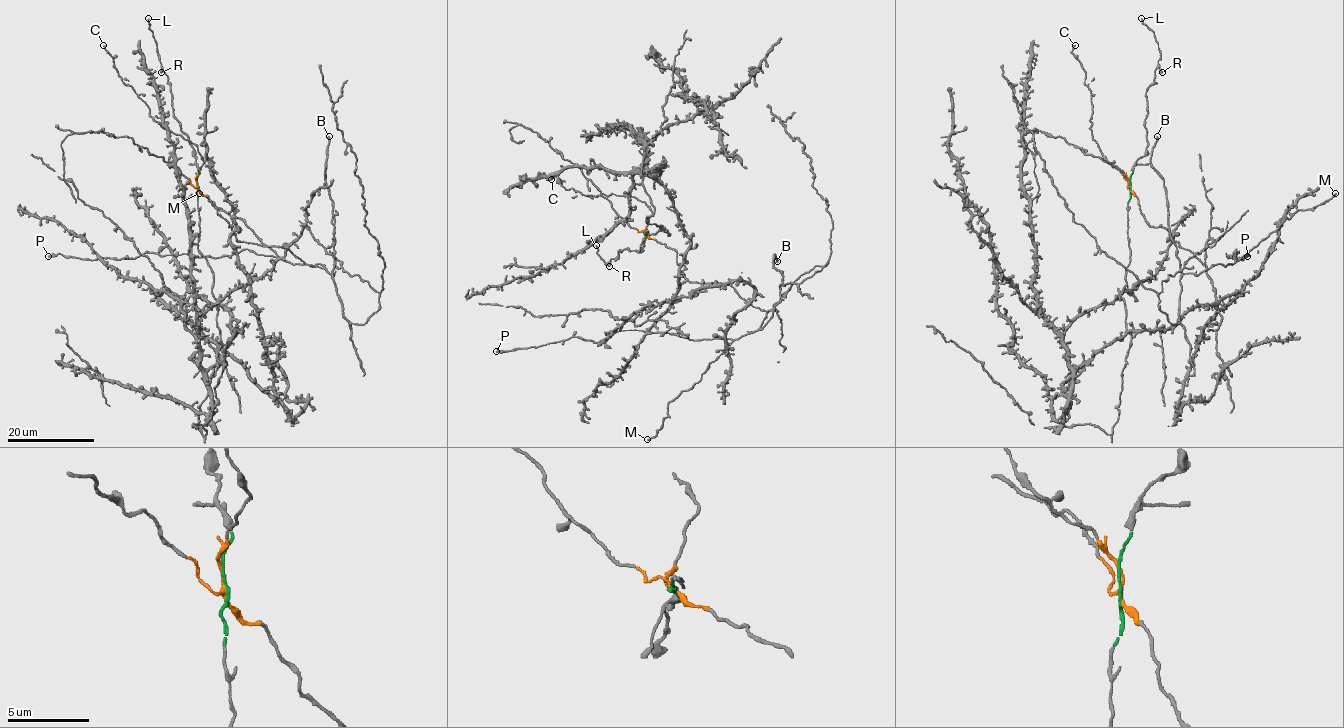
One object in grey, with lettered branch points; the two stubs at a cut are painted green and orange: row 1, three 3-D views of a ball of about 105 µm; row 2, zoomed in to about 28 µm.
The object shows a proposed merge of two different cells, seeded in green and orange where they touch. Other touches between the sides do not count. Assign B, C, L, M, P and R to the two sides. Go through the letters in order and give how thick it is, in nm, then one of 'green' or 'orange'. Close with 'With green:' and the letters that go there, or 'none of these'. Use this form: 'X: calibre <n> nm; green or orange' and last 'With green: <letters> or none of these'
B: calibre 200 nm; orange
C: calibre 180 nm; orange
L: calibre 180 nm; green
M: calibre 200 nm; orange
P: calibre 180 nm; orange
R: calibre 280 nm; green
With green: L, R

